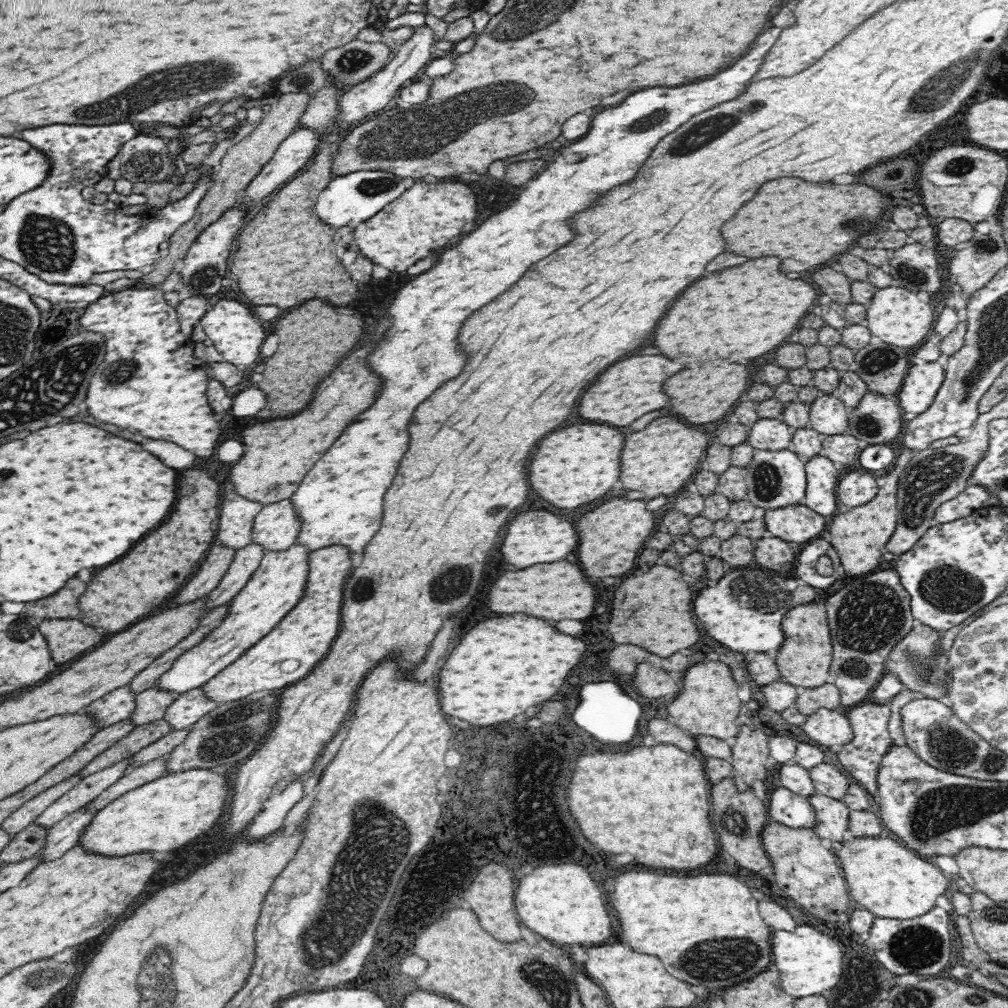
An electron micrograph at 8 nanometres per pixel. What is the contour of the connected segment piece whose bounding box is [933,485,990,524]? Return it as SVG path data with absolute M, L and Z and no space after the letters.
M970 485L954 498L940 504L934 511L933 520L936 524L946 524L964 518L984 506L989 497L988 489Z

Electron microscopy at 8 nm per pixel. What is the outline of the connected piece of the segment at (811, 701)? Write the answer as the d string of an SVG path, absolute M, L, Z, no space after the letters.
M830 680L816 688L798 688L795 707L804 714L812 714L816 708L835 709L840 706L839 688Z

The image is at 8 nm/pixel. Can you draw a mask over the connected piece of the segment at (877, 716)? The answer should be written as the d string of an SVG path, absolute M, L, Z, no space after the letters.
M878 703L855 705L848 712L847 717L850 725L852 725L852 740L836 749L836 756L840 764L866 788L872 798L878 792L877 774L881 760L887 753L887 750L893 745L893 740L889 735L887 727L889 718L890 709L887 705Z

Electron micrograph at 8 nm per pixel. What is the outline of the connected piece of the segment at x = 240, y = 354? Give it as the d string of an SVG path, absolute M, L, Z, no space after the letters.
M220 299L211 306L204 316L199 320L199 324L204 329L207 338L212 340L216 351L222 354L224 362L230 366L242 367L254 364L260 356L260 346L266 338L266 330L256 314L252 314L250 308L236 300Z

